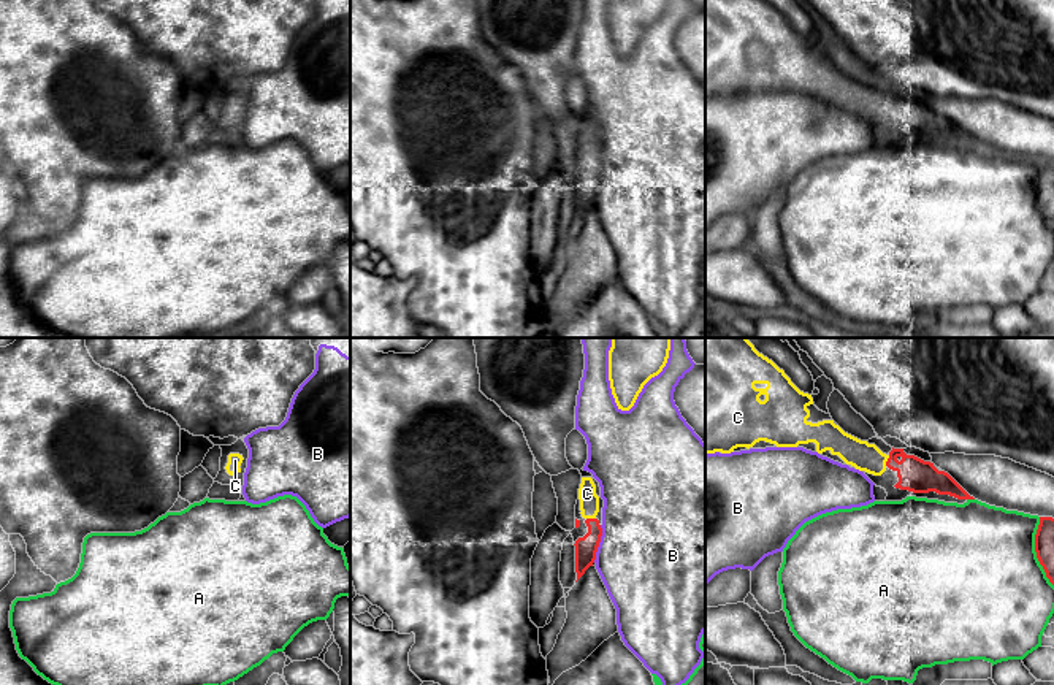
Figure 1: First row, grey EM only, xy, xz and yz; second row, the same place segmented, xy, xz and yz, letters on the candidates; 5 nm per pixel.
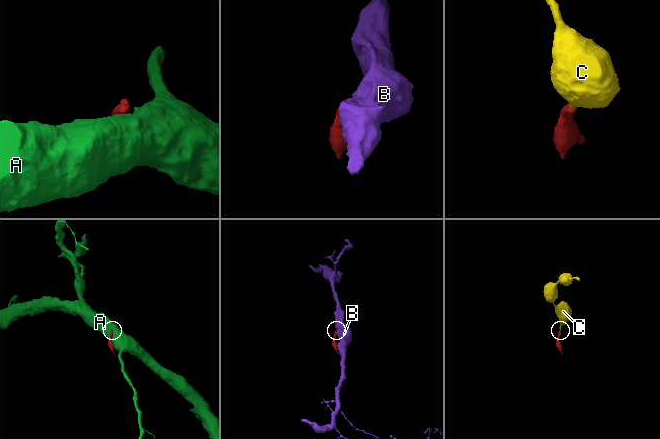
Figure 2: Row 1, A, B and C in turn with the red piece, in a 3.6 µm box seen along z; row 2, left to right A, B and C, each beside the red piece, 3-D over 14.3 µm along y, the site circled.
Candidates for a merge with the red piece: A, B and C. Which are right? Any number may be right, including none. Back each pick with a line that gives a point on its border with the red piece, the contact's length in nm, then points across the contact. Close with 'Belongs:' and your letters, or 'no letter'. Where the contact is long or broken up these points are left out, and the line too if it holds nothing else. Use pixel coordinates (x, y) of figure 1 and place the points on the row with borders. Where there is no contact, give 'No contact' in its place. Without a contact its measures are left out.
C: Touches red at yz (888, 460). Shared border 60 nm
Belongs: C

